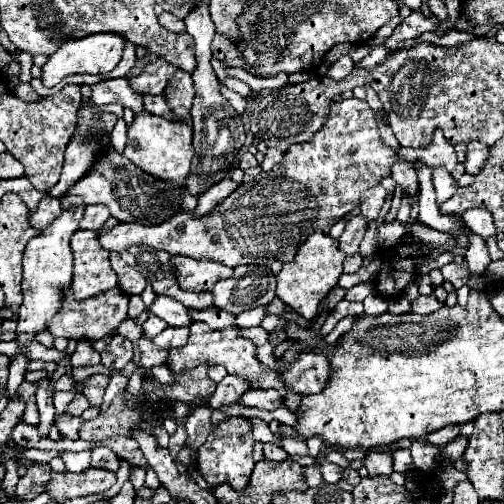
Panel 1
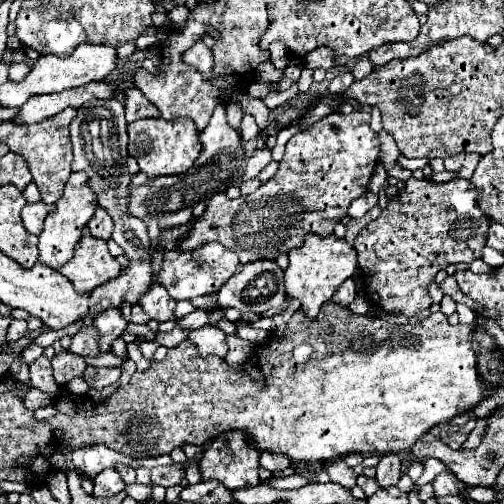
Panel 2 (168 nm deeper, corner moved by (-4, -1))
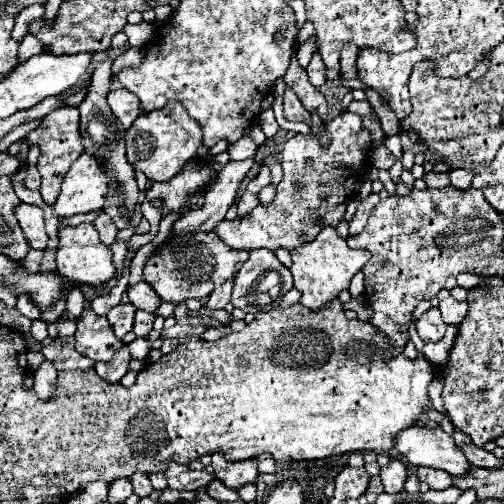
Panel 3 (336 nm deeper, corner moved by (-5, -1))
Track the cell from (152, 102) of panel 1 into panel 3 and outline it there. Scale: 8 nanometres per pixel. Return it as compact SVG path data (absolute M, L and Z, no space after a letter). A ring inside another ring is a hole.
M122 87L108 93L108 105L110 105L112 113L120 119L124 129L128 129L132 125L132 121L142 115L140 101L136 99L136 95L132 95L130 91L124 91Z

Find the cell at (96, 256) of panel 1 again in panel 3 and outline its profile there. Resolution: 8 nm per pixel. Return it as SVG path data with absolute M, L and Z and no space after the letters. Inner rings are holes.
M80 223L76 227L60 227L60 245L56 251L56 265L60 275L74 283L86 283L92 287L100 287L116 275L116 267L112 263L112 251L98 239L98 231L92 223Z

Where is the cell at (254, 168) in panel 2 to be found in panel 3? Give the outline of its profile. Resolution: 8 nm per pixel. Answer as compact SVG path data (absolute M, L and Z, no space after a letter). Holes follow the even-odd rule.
M262 163L262 165L260 165L258 175L256 175L252 181L248 181L246 189L248 189L248 191L254 191L254 193L258 193L258 191L260 191L262 187L266 187L270 181L272 181L272 177L270 177L270 169L268 169L268 165L266 165L266 163Z

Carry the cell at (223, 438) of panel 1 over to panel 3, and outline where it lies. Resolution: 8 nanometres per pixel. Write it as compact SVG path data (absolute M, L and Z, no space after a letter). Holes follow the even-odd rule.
M214 453L212 467L214 467L216 479L220 479L226 487L232 487L232 489L240 489L246 483L256 483L256 479L258 479L256 459L228 461L228 459L224 459L224 455Z

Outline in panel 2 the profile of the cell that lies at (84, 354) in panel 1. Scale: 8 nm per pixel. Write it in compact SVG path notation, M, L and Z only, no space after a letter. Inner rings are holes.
M111 307L107 311L101 311L99 315L95 315L93 319L93 325L99 329L101 333L101 347L103 351L109 351L111 349L111 343L121 337L121 333L127 329L127 321L121 317L121 311Z

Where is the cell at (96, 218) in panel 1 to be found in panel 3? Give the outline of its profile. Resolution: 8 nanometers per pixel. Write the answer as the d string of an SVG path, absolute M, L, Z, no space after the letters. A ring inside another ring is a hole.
M100 213L96 219L94 219L94 227L98 229L98 233L100 233L100 241L104 241L108 247L114 243L114 239L116 239L116 233L118 233L118 229L116 229L116 225L112 223L112 219L106 215L106 213Z

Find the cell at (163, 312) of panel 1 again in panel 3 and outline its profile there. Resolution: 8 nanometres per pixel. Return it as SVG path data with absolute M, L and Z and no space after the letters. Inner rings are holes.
M138 281L136 285L132 285L128 289L128 297L136 309L142 309L148 313L156 313L156 307L160 307L160 303L162 303L162 299L144 281Z

